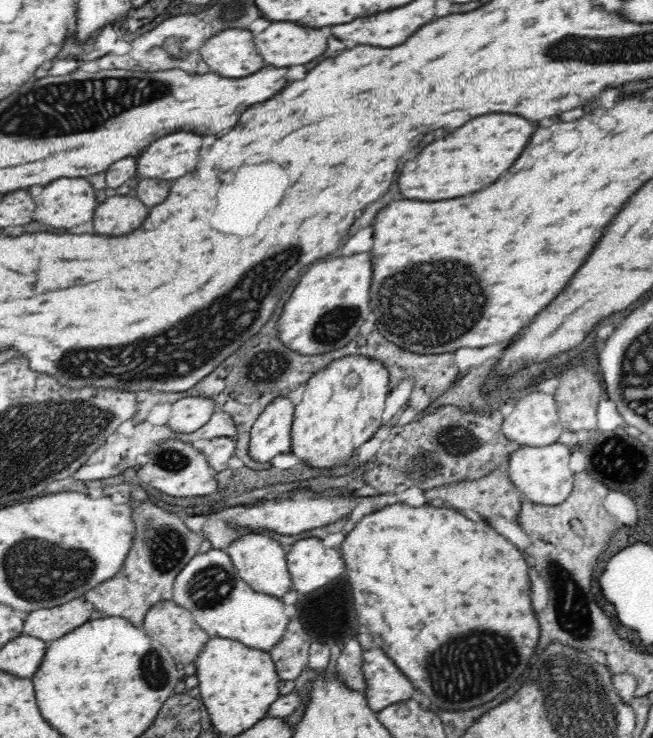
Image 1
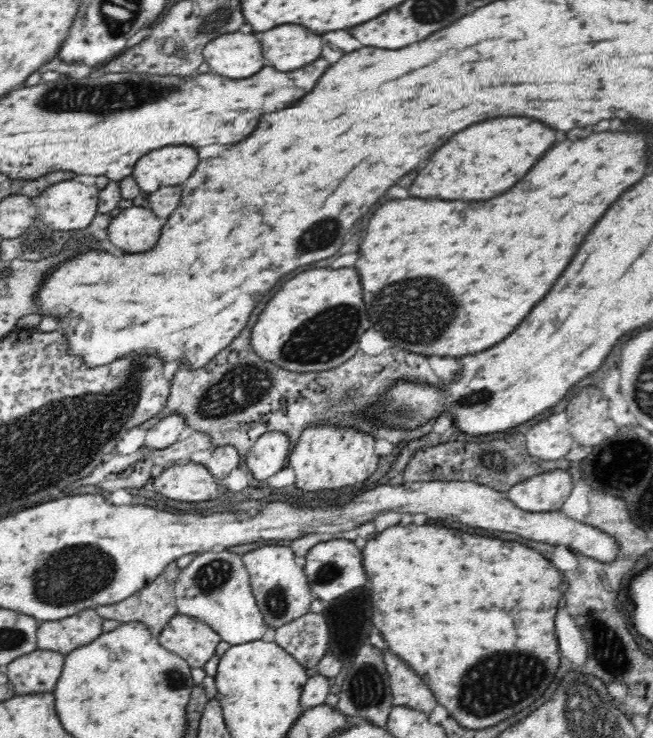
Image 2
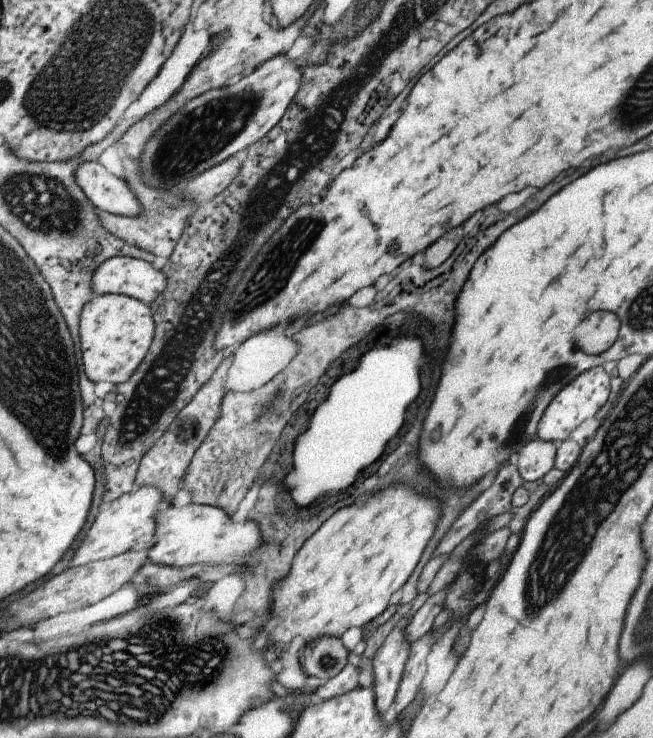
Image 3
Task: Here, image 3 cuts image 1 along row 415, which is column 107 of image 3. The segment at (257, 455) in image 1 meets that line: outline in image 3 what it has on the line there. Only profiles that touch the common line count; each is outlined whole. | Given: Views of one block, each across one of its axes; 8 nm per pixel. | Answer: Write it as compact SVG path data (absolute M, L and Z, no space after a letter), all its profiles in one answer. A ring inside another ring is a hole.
M125 256L103 260L91 274L91 290L95 295L125 295L145 304L165 290L165 276L149 262Z

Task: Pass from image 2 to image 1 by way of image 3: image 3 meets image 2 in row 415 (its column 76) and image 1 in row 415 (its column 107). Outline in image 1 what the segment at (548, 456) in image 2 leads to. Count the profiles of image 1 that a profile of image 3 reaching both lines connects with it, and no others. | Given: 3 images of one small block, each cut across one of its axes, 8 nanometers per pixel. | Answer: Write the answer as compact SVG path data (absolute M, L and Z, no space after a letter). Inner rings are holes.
M526 389L501 424L504 435L519 445L544 446L556 442L563 433L552 394Z

